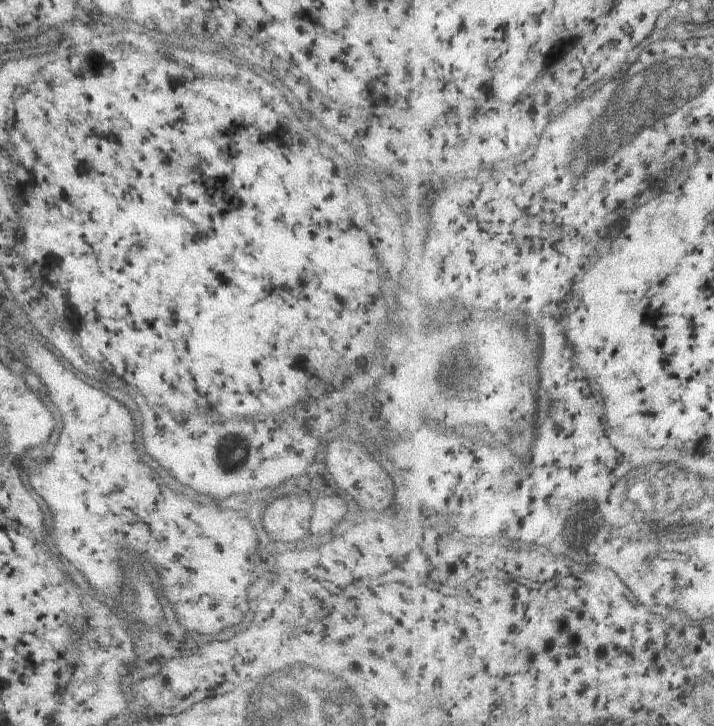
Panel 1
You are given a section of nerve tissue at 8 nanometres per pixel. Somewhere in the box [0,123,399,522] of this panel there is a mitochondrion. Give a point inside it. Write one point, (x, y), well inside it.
(233, 455)

